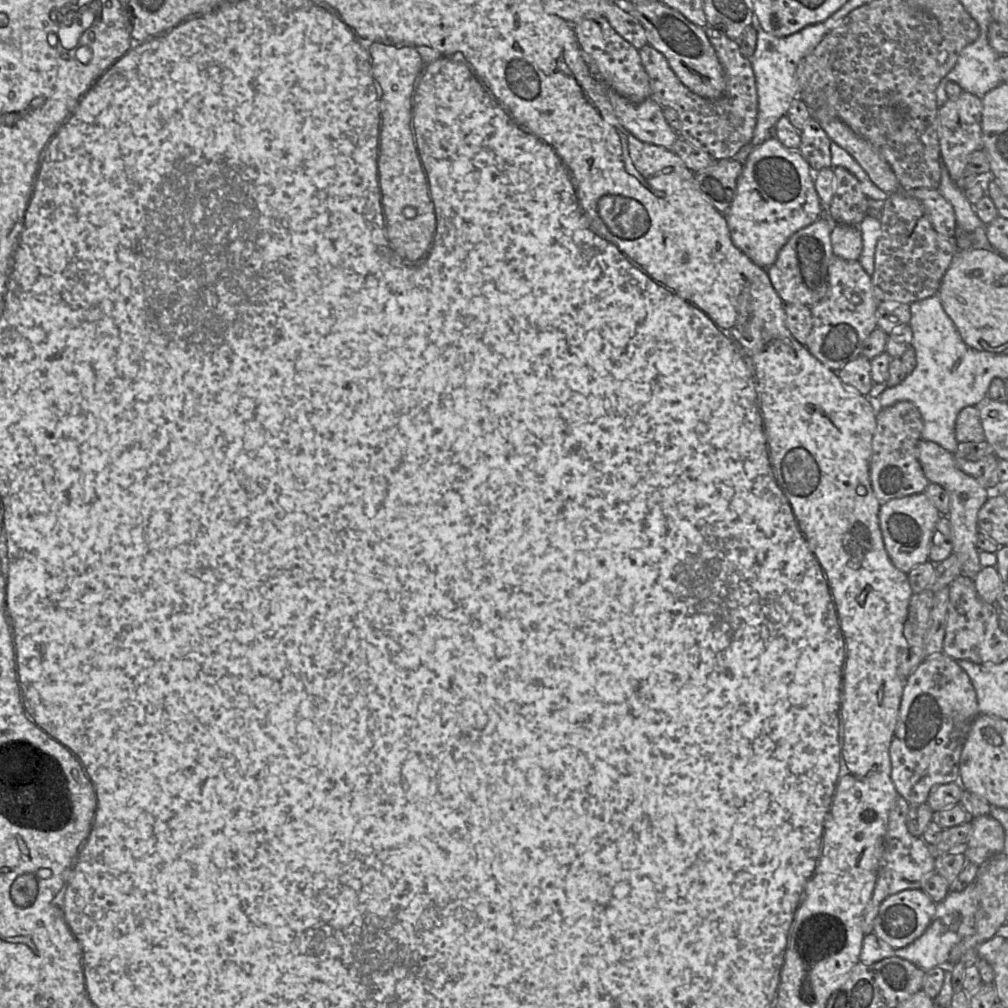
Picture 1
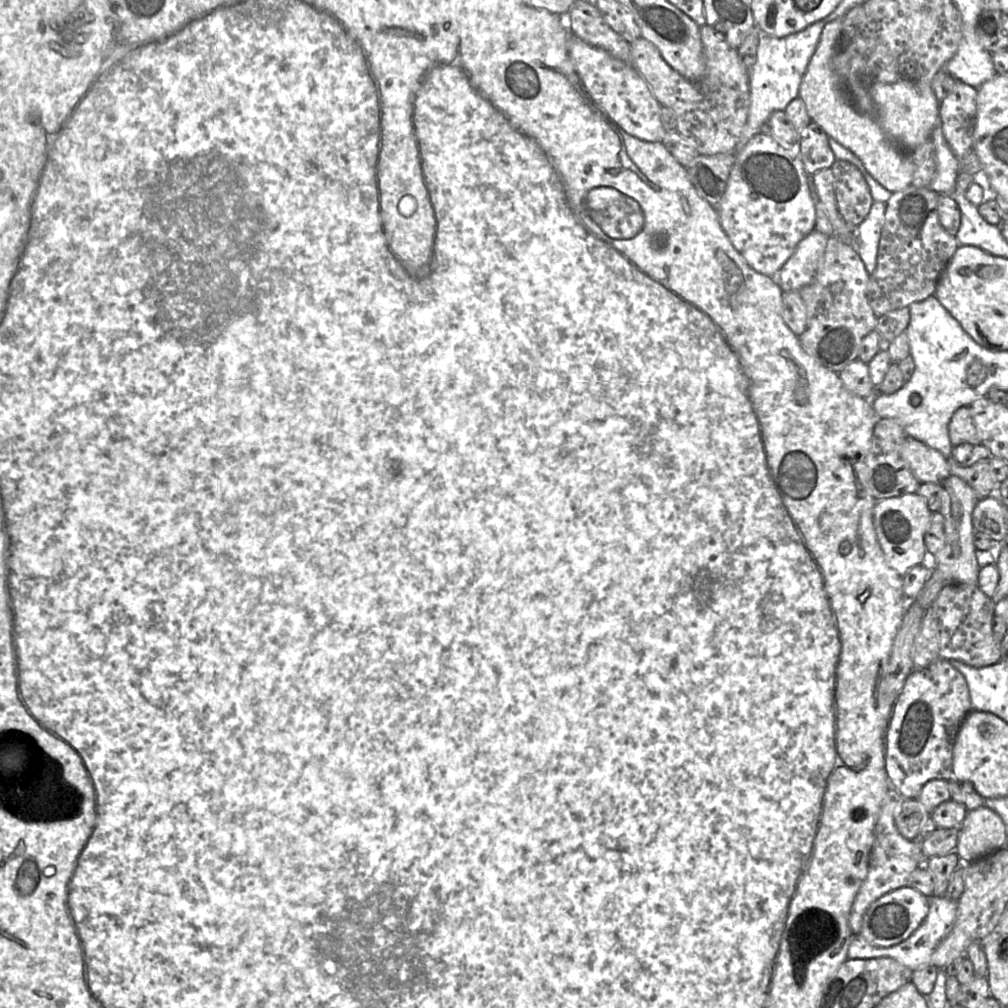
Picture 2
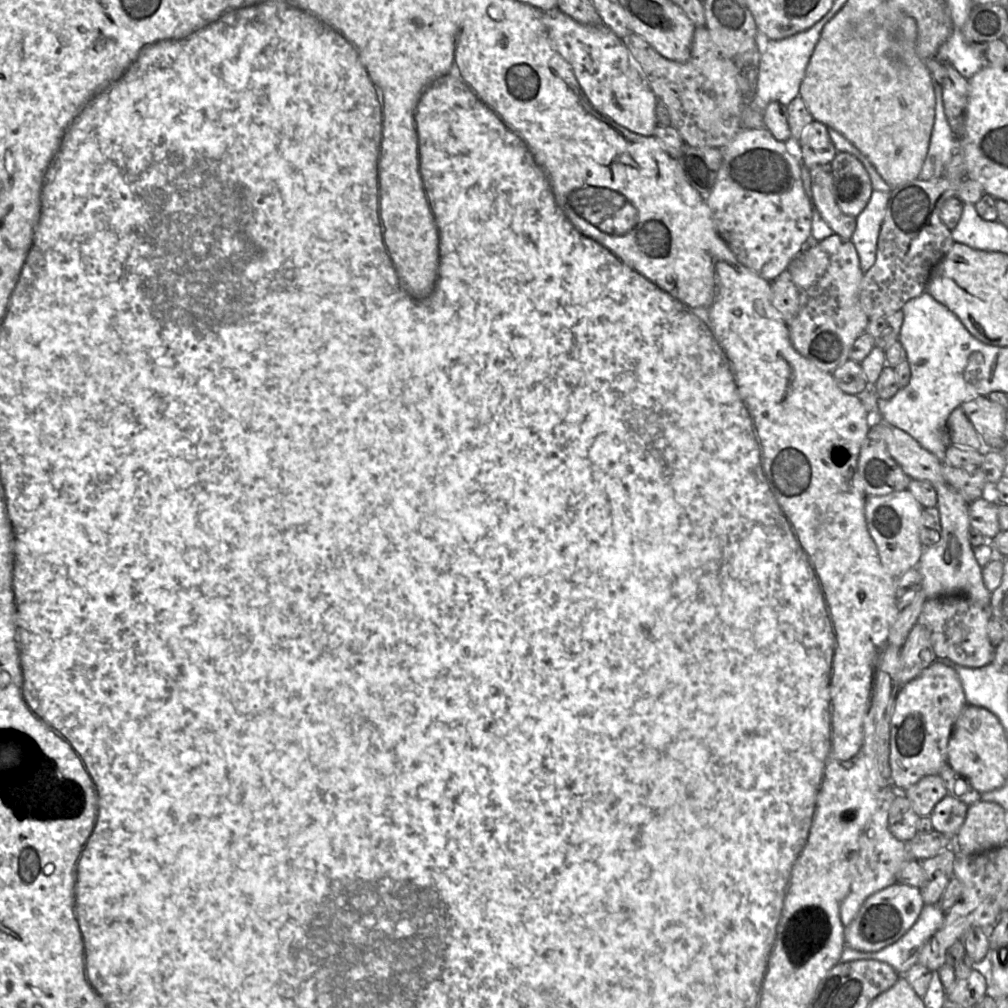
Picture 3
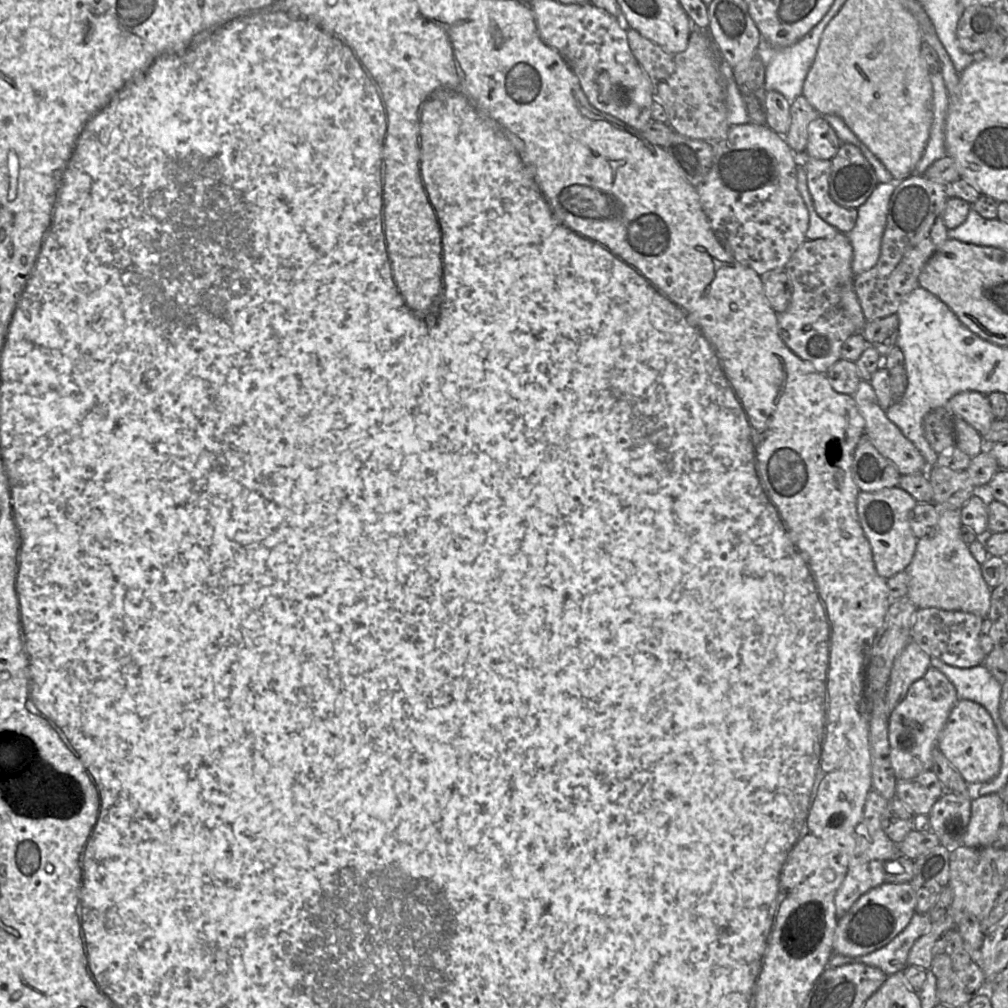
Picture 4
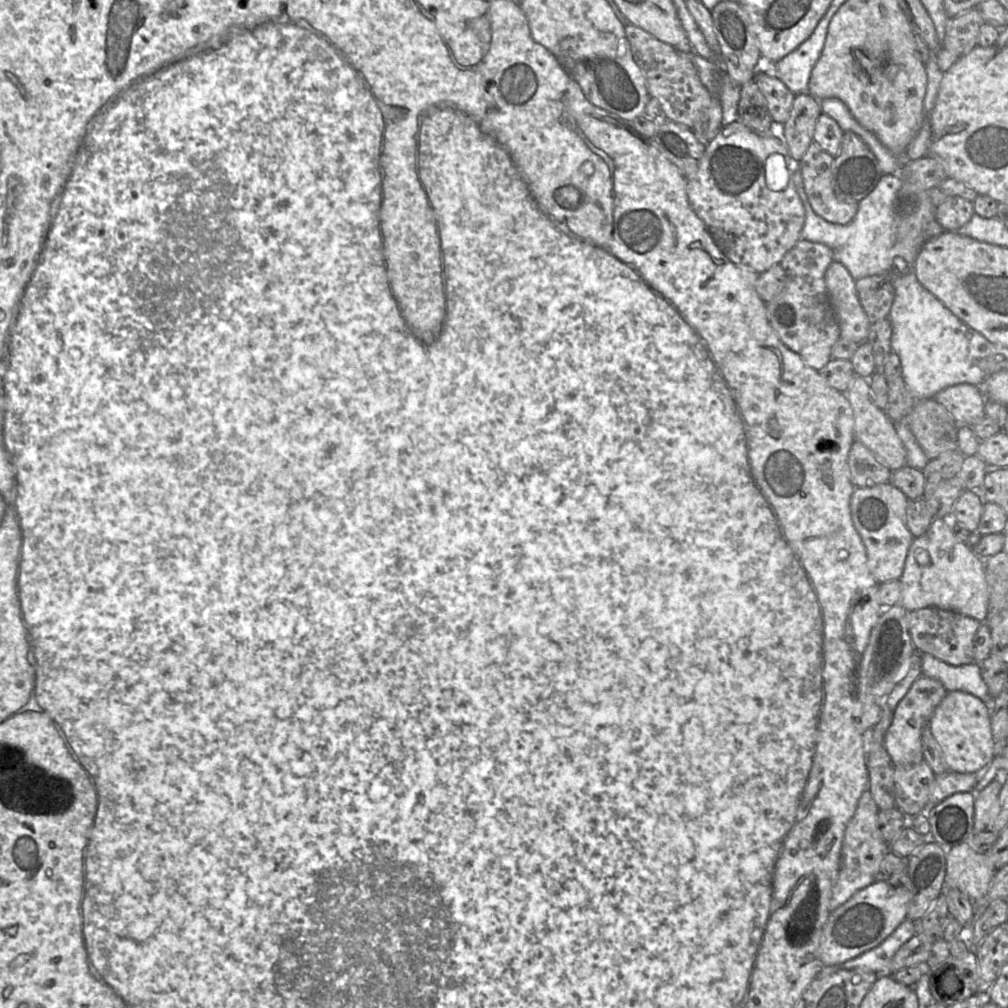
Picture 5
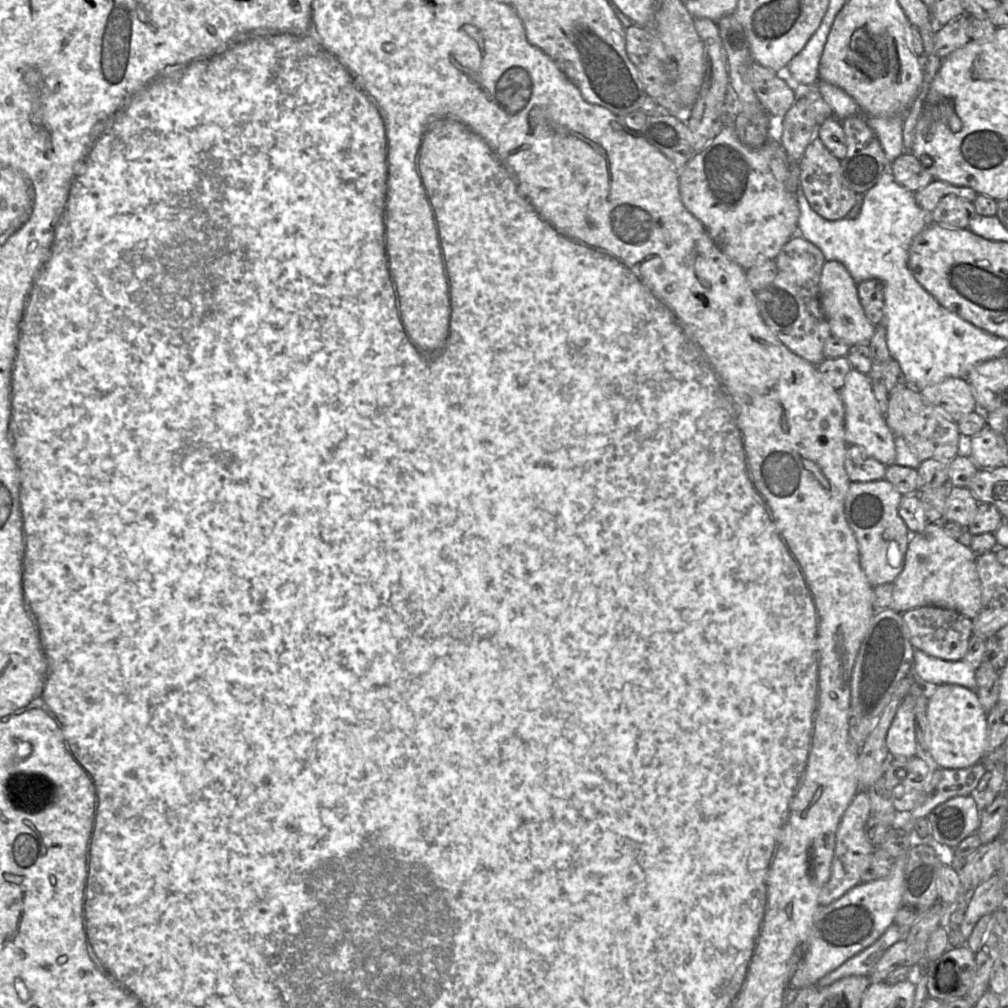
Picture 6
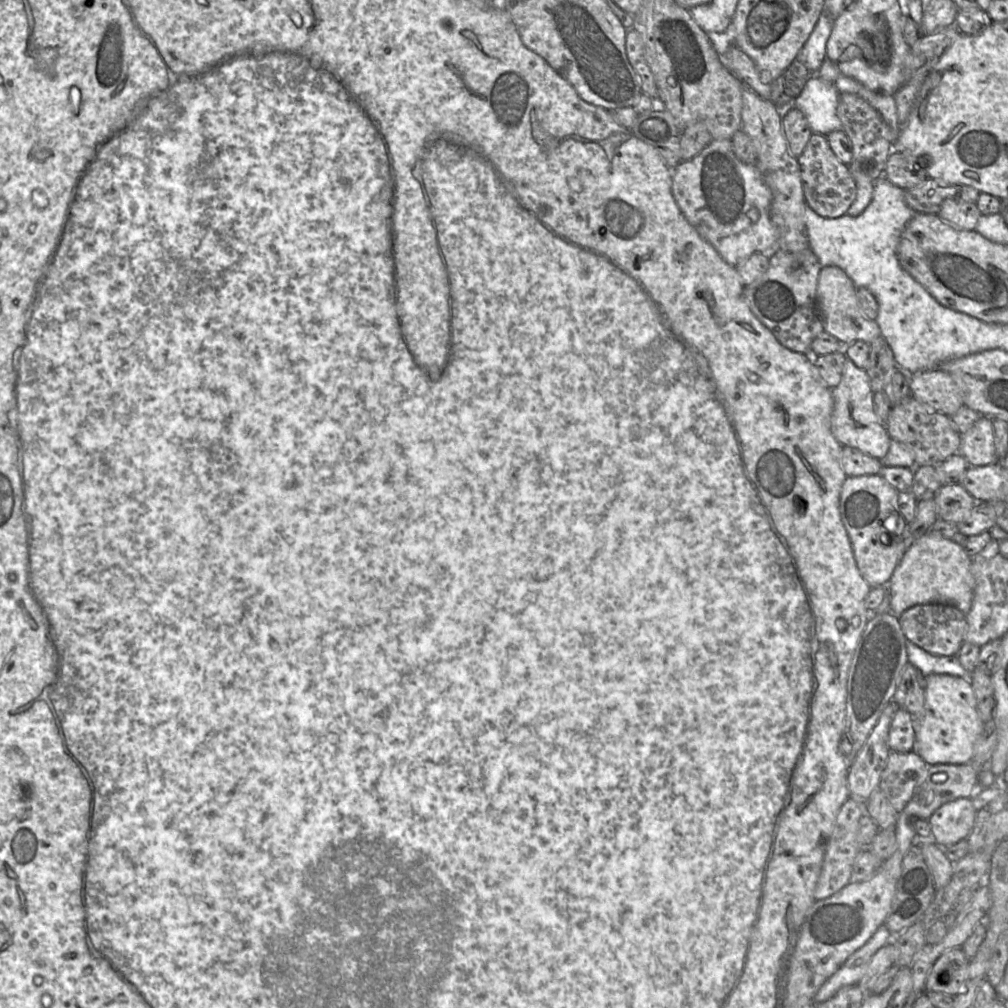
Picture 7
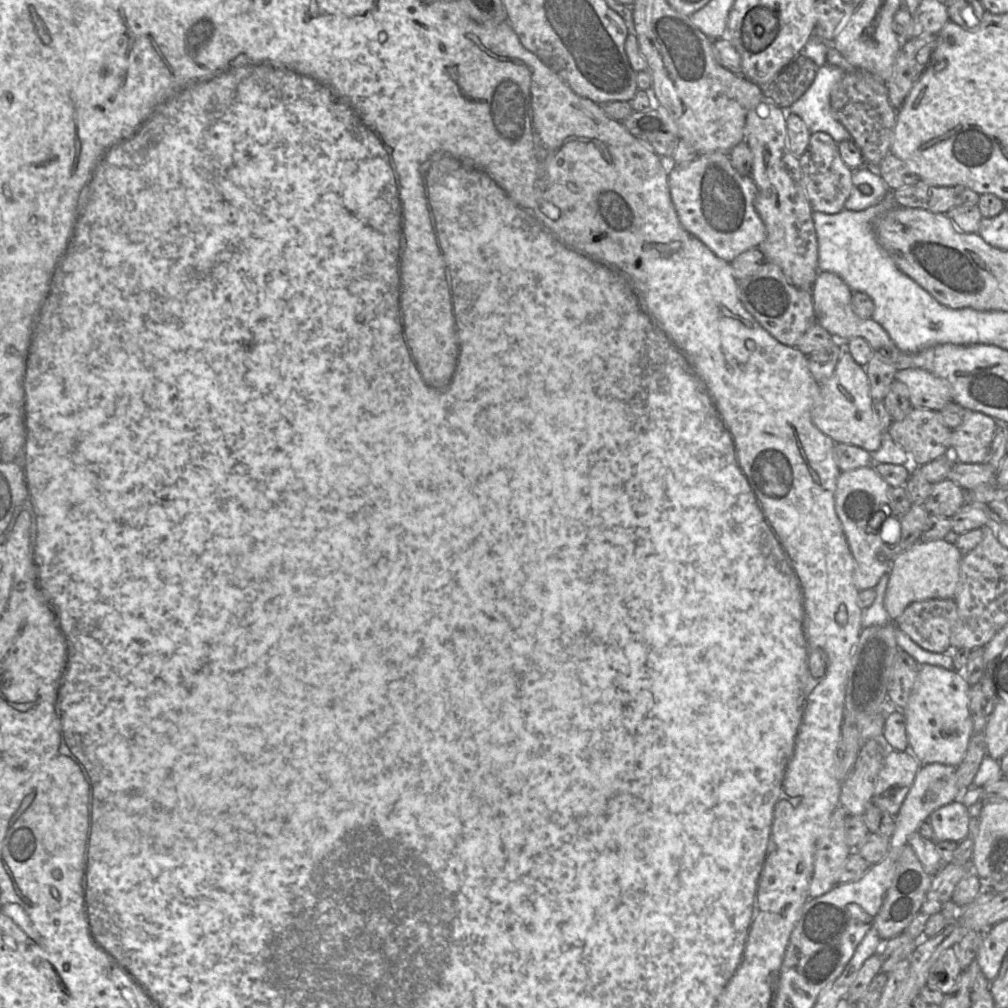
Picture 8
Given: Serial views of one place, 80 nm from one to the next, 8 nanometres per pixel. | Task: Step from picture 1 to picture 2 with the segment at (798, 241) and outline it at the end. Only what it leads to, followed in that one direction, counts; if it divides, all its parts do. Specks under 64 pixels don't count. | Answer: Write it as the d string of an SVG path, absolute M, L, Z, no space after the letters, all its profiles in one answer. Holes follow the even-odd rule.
M813 230L799 242L775 277L783 292L800 291L813 281L828 239L825 234Z

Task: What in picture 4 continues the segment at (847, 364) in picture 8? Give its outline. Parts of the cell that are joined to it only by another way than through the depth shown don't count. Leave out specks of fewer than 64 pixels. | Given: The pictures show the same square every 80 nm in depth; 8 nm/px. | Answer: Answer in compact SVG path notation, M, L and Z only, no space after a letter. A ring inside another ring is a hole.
M861 380L853 398L855 399L859 412L865 421L864 434L868 436L877 451L885 458L892 461L901 475L925 473L925 458L915 445L903 435L901 430L888 419L885 412L886 410L881 408L878 403L872 385L865 380Z

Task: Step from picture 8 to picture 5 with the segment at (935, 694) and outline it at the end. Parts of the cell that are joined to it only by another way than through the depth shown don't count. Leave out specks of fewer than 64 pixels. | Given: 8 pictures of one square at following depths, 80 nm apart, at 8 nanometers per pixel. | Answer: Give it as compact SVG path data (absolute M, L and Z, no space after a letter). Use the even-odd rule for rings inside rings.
M947 691L929 720L930 730L939 744L949 771L976 774L989 766L997 754L991 725L989 705L962 691Z

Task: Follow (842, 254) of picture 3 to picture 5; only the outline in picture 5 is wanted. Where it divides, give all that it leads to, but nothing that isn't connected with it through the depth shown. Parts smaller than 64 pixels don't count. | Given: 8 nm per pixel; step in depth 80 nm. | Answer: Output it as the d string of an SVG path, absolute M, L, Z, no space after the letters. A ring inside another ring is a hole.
M800 239L779 263L786 275L782 292L765 303L768 320L782 343L820 372L832 359L831 350L840 339L840 327L825 284L825 273L834 261L826 245Z

